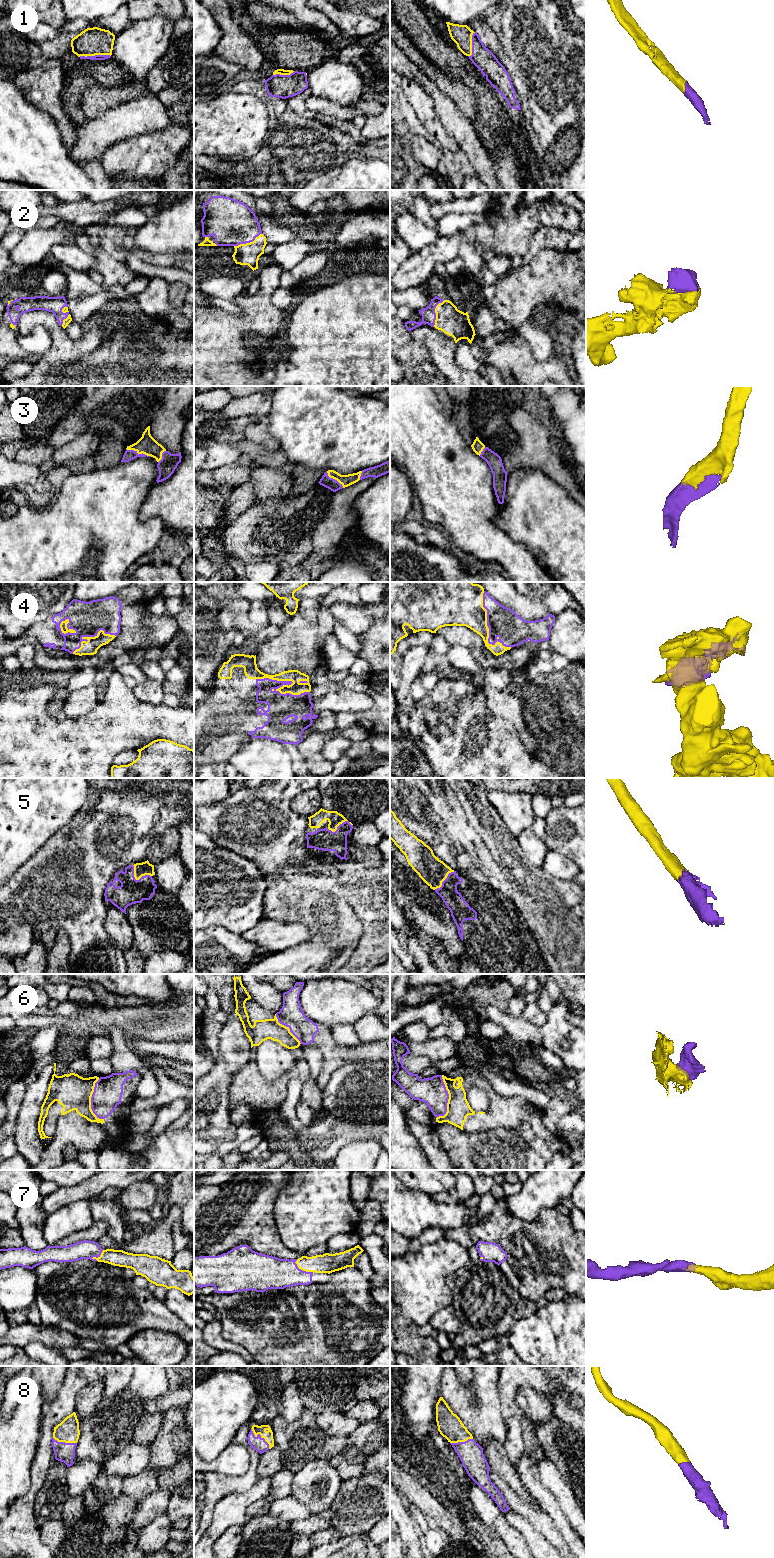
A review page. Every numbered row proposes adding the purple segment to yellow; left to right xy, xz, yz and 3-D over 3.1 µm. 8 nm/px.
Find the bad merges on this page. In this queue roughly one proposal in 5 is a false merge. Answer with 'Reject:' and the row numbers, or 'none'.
Reject: none

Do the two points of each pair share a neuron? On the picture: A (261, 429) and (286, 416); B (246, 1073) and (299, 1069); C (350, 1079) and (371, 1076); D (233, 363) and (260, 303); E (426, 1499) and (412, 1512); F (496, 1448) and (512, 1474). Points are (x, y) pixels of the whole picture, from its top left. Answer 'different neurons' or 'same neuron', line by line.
A: different neurons
B: same neuron
C: same neuron
D: same neuron
E: different neurons
F: same neuron

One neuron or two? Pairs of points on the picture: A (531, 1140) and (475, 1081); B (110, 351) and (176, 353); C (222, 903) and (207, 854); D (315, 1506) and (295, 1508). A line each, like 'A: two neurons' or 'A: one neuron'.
A: two neurons
B: one neuron
C: one neuron
D: two neurons

